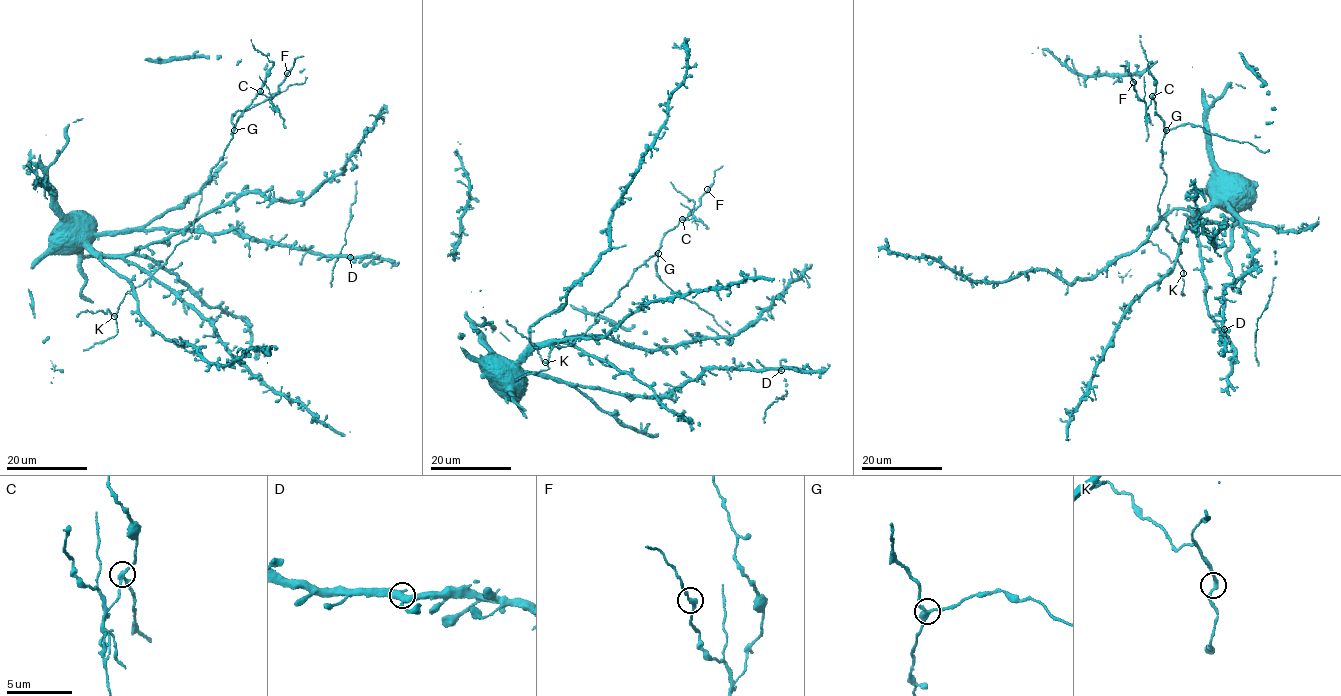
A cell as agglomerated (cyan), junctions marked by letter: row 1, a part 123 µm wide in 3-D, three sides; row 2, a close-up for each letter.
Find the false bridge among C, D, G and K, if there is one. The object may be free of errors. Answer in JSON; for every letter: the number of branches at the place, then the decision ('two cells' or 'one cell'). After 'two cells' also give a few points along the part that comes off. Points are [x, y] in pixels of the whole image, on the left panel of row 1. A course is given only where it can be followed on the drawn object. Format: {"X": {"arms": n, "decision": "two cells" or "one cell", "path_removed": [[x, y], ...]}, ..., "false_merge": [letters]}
{"C": {"arms": 3, "decision": "two cells", "path_removed": [[260, 91], [271, 99], [271, 95], [279, 92], [279, 84], [294, 59], [303, 56]]}, "D": {"arms": 3, "decision": "one cell"}, "G": {"arms": 3, "decision": "one cell"}, "K": {"arms": 3, "decision": "one cell"}, "false_merge": ["C"]}

